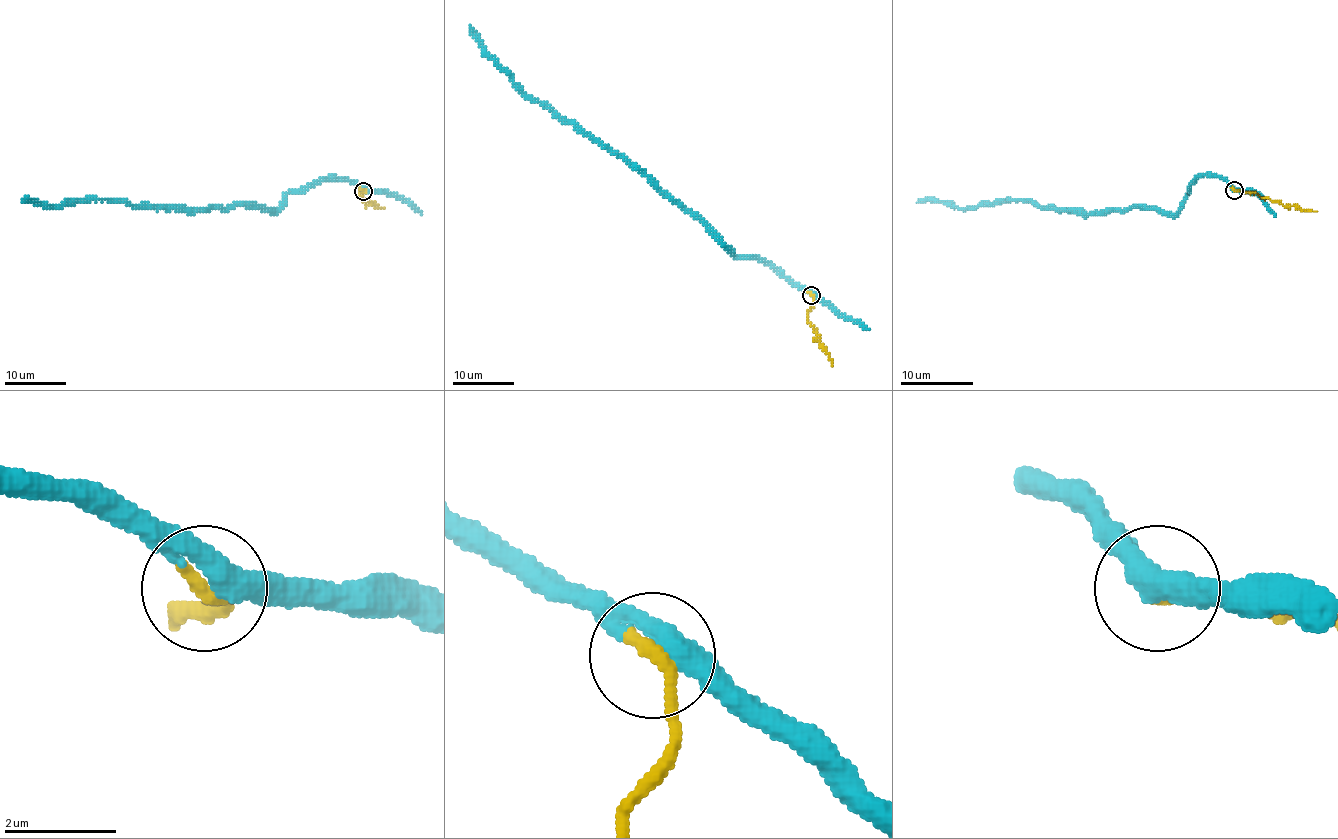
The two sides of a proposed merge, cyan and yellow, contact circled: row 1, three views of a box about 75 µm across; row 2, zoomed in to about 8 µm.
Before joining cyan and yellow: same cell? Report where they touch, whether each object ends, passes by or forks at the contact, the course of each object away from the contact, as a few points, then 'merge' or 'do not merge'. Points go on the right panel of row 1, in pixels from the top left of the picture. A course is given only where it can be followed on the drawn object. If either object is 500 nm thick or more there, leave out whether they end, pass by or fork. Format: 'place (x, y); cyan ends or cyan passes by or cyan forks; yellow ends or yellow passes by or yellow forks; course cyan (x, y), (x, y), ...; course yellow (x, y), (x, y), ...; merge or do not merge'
place (1234, 190); cyan passes by; yellow ends; course cyan (1234, 190), (1221, 177), (1201, 175), (1174, 213), (1042, 209), (1015, 200), (950, 208), (916, 202); course yellow (1234, 190), (1268, 197), (1284, 206), (1317, 211); merge

